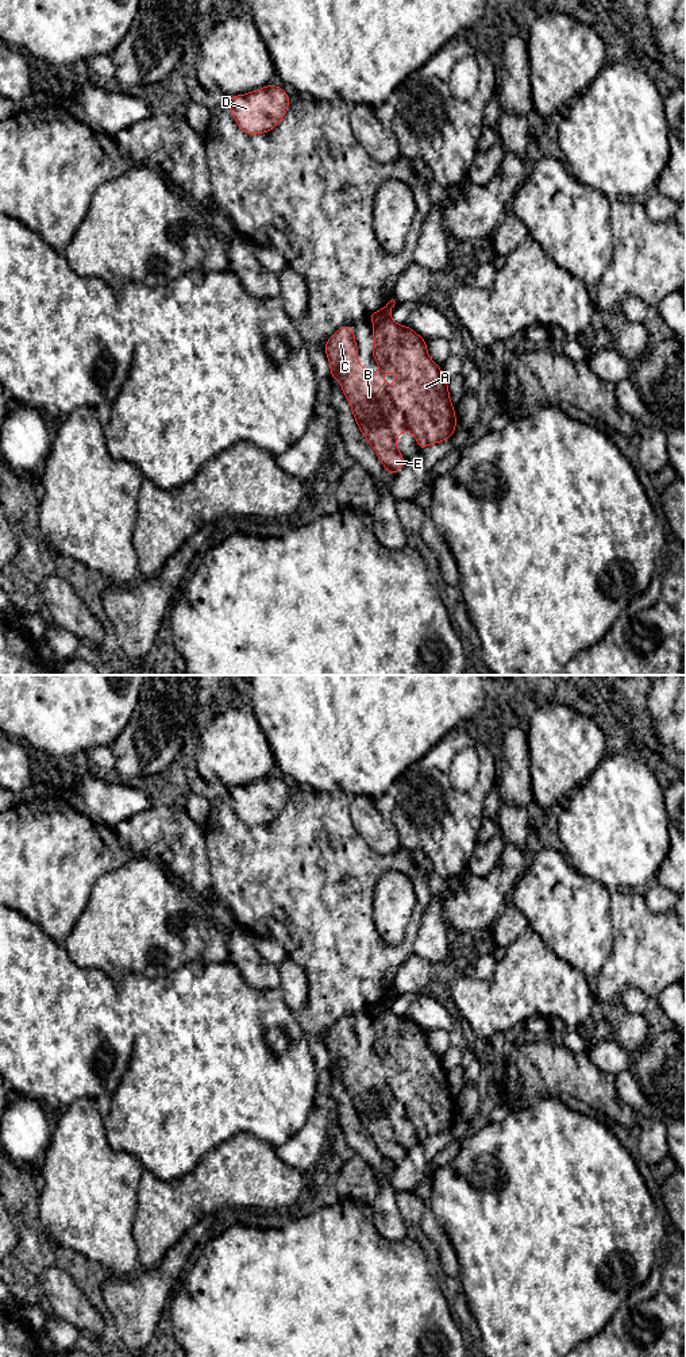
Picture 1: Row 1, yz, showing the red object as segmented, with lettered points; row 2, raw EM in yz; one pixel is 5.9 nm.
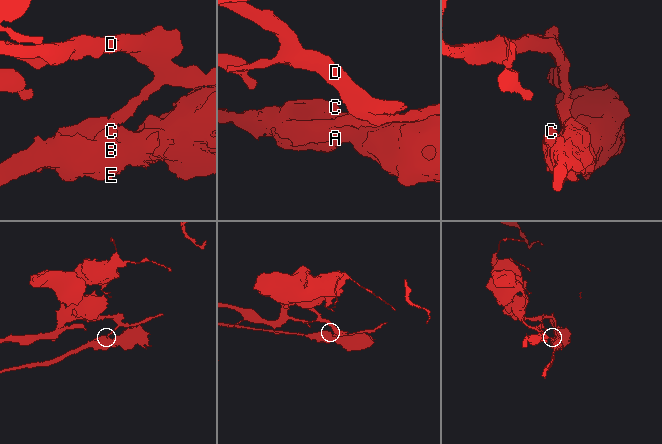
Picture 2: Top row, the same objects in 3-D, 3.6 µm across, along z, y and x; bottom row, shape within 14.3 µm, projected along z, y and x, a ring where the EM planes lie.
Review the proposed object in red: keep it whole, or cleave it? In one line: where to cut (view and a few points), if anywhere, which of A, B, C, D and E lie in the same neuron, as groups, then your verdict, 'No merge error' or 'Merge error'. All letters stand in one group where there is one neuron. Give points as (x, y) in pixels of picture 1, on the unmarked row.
Split along yz (389, 1006), (374, 1016). Groups: A B C E / D. Merge error

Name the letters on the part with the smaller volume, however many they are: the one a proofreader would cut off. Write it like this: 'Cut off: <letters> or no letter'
Cut off: A, B, C, E

